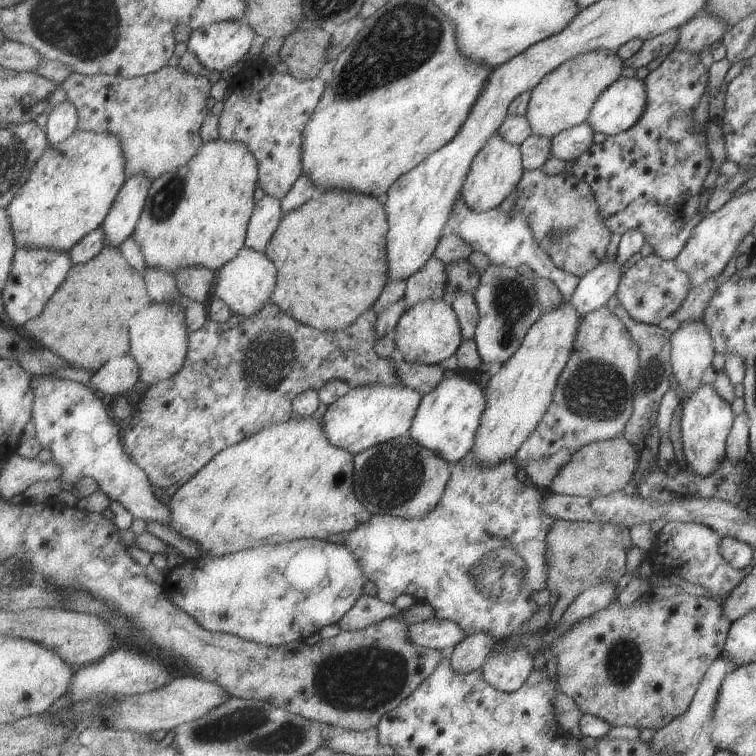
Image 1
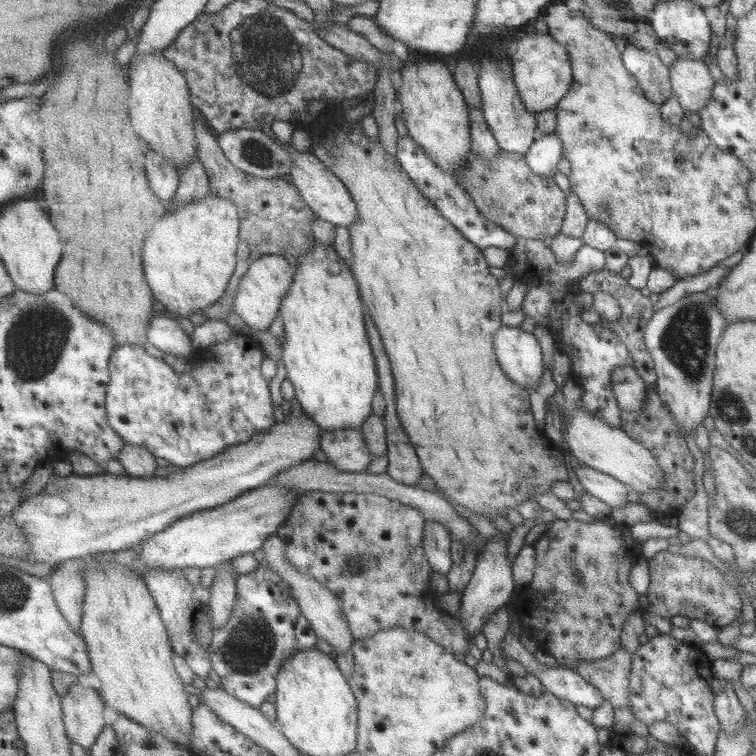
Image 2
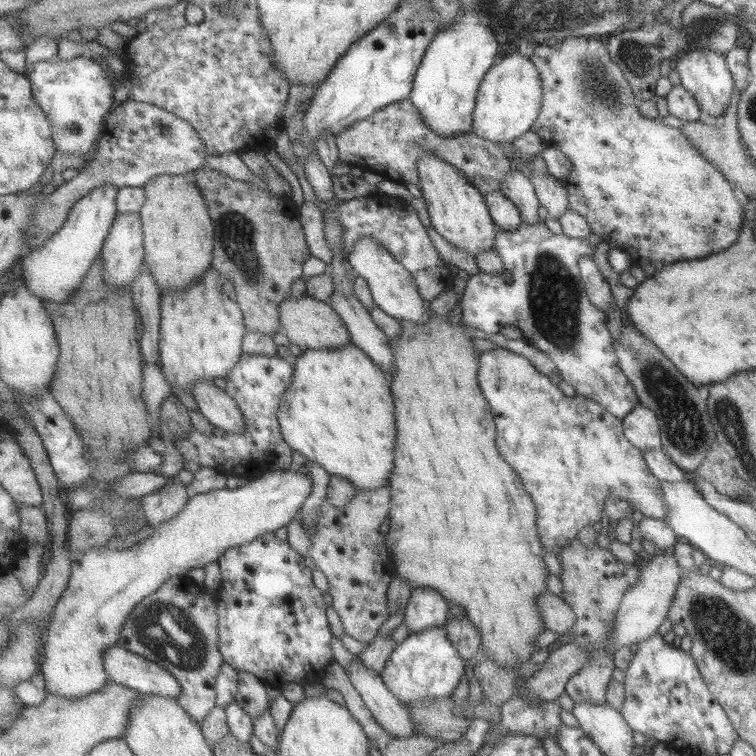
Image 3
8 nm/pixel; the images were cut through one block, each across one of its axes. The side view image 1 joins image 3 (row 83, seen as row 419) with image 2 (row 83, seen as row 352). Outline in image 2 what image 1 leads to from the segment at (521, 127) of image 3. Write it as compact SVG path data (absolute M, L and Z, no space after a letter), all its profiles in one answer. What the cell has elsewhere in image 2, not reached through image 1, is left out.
M535 32L515 42L511 54L511 72L513 72L515 88L518 89L518 97L531 113L553 109L573 82L573 72L566 49L548 33Z

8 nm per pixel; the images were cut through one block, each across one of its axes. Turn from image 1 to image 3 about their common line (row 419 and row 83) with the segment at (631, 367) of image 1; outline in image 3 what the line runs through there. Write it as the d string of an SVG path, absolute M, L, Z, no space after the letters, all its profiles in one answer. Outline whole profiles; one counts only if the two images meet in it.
M567 37L567 40L557 41L552 46L547 46L542 42L541 45L534 48L531 56L529 56L529 60L538 68L539 79L542 80L542 108L530 131L538 134L545 147L551 146L559 150L572 163L571 171L563 179L563 182L567 185L566 194L569 208L575 210L579 216L583 216L585 222L589 225L590 232L600 237L600 240L606 242L610 248L619 248L627 253L631 258L631 266L639 267L645 279L671 263L701 259L718 254L723 248L734 244L743 224L743 206L741 207L741 204L733 195L733 185L727 182L723 174L720 174L697 151L697 148L690 144L690 141L679 129L664 126L653 119L643 117L638 112L637 103L639 100L633 96L633 91L623 77L619 65L615 64L615 61L611 61L607 47L601 42L604 42L603 37Z

